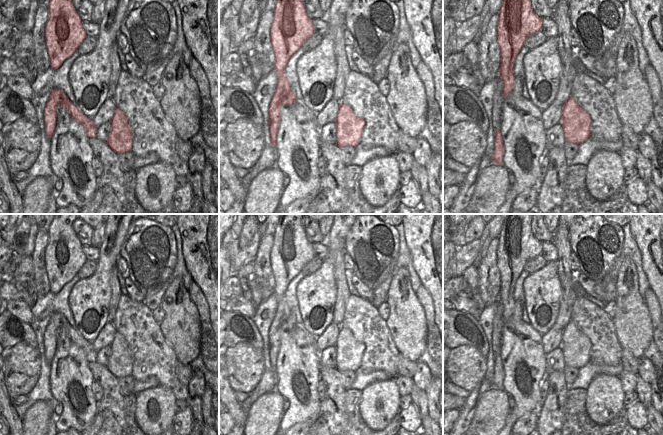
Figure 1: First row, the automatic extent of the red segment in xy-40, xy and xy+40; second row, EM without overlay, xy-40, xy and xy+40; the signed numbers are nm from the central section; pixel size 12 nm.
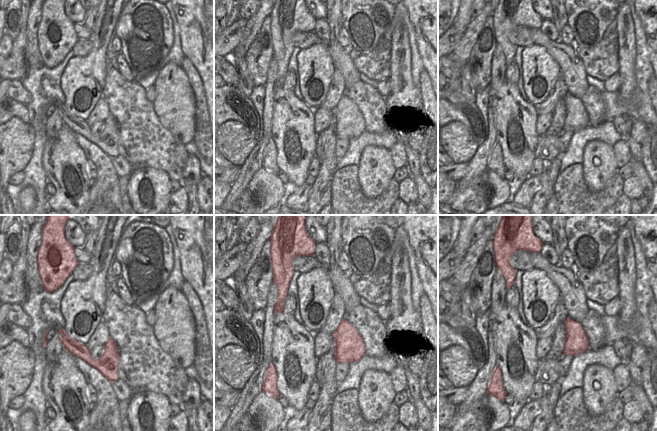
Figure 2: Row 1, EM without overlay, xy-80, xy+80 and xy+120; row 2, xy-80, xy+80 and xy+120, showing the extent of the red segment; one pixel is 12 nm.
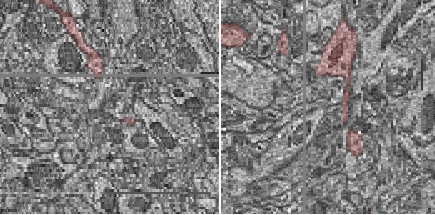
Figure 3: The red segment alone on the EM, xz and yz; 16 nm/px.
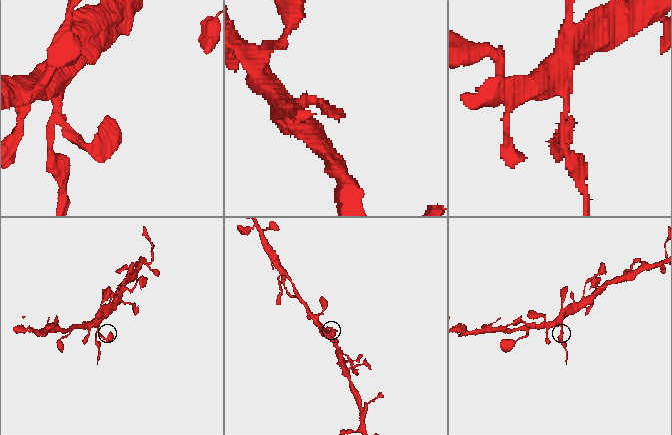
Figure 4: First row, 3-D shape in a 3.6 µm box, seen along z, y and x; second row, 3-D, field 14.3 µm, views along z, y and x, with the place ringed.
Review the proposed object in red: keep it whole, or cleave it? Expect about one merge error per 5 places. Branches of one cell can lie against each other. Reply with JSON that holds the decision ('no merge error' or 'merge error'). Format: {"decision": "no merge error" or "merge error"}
{"decision": "merge error"}

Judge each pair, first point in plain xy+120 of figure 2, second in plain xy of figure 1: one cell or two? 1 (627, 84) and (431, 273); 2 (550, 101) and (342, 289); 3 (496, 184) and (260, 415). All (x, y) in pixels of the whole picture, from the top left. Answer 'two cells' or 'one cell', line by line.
1: two cells
2: one cell
3: one cell

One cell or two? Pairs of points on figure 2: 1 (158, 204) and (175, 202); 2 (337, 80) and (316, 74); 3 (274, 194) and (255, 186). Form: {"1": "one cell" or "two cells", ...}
{"1": "two cells", "2": "two cells", "3": "one cell"}

